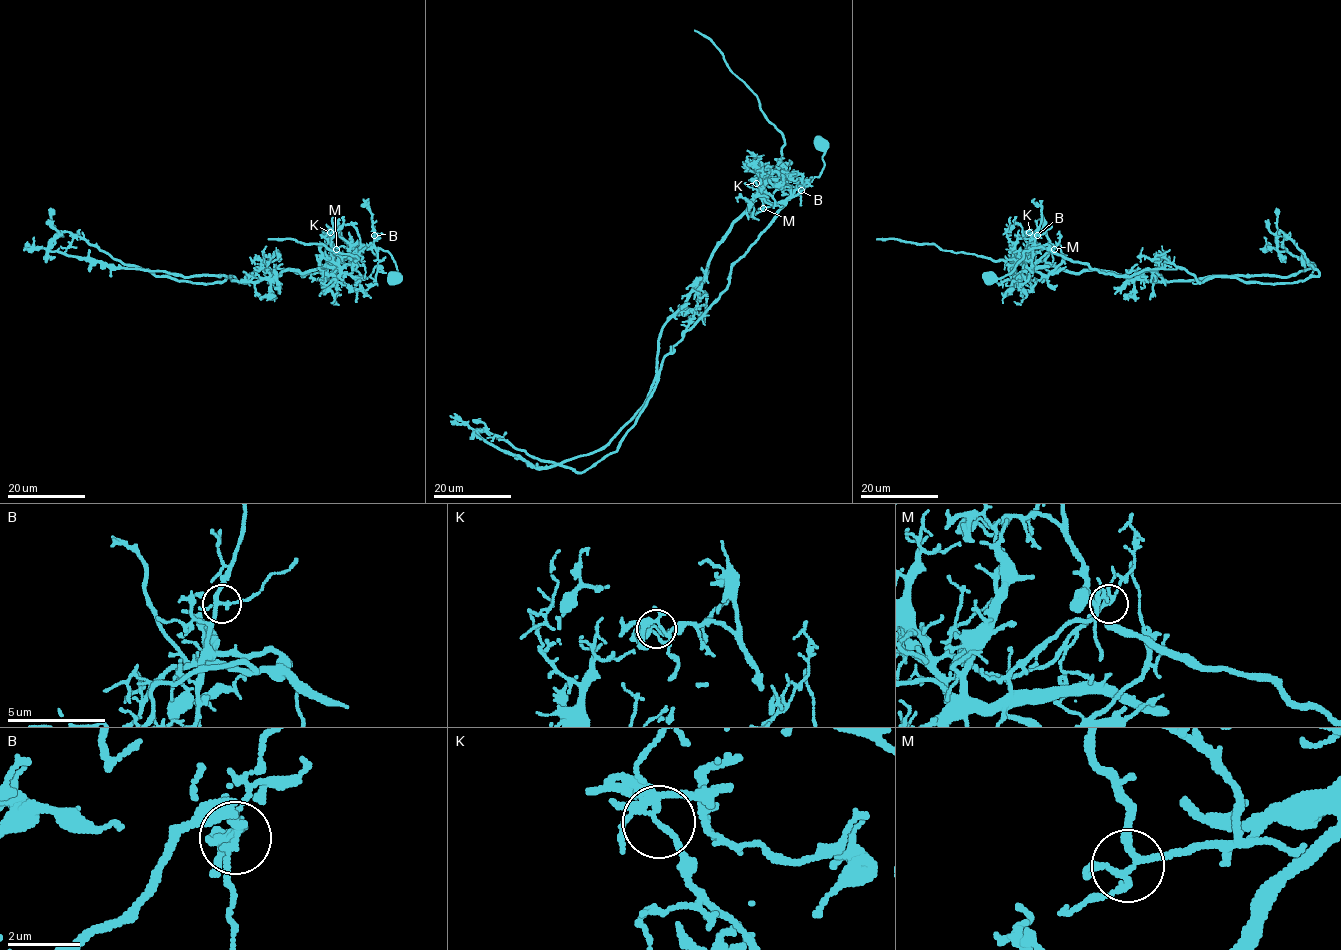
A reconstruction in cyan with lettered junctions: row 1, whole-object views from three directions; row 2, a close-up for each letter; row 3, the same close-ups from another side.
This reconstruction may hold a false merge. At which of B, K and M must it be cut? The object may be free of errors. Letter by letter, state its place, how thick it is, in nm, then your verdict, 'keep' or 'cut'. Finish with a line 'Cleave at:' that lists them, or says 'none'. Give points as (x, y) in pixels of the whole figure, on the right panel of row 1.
B: place (1037, 235); calibre 190 nm; keep
K: place (1029, 232); calibre 170 nm; cut
M: place (1054, 249); calibre 160 nm; keep
Cleave at: K

